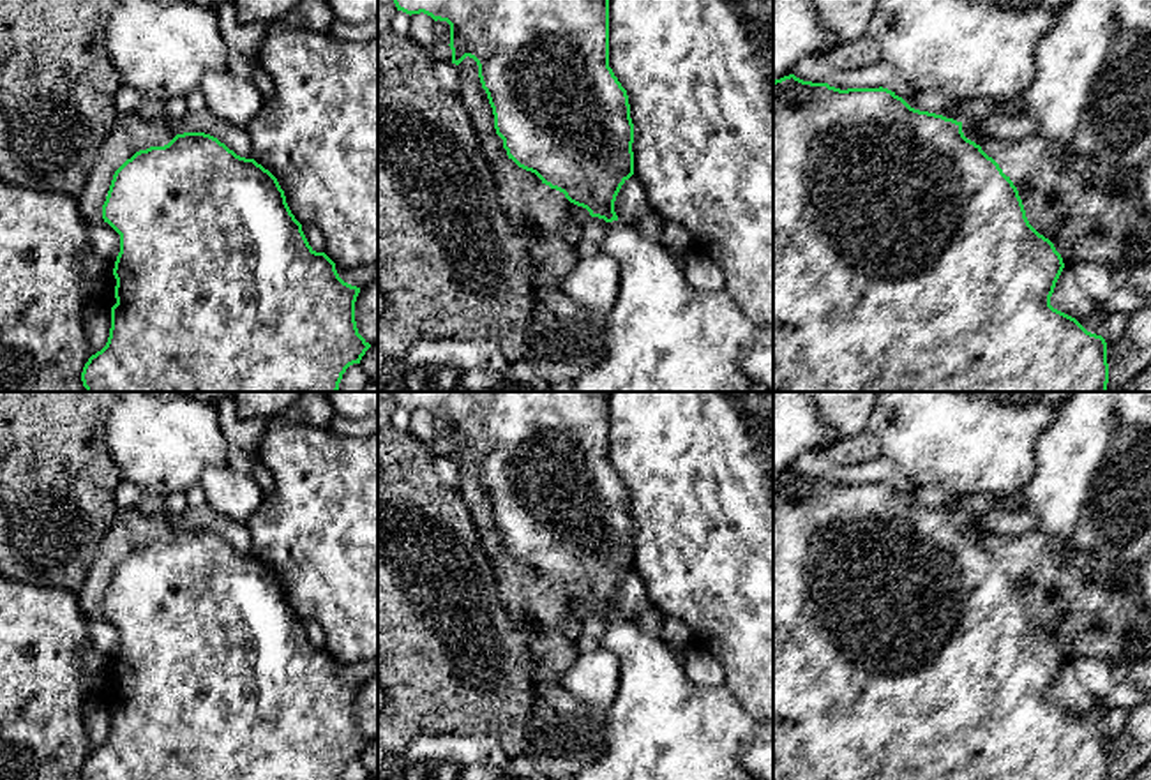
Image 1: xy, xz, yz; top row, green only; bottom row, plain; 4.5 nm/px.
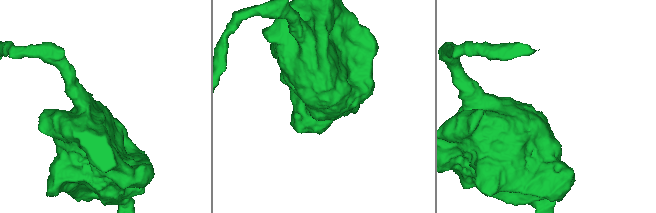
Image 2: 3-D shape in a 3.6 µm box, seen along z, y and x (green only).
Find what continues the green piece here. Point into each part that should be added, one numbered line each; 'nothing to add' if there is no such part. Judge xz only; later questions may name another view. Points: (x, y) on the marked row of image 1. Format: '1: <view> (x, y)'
nothing to add

